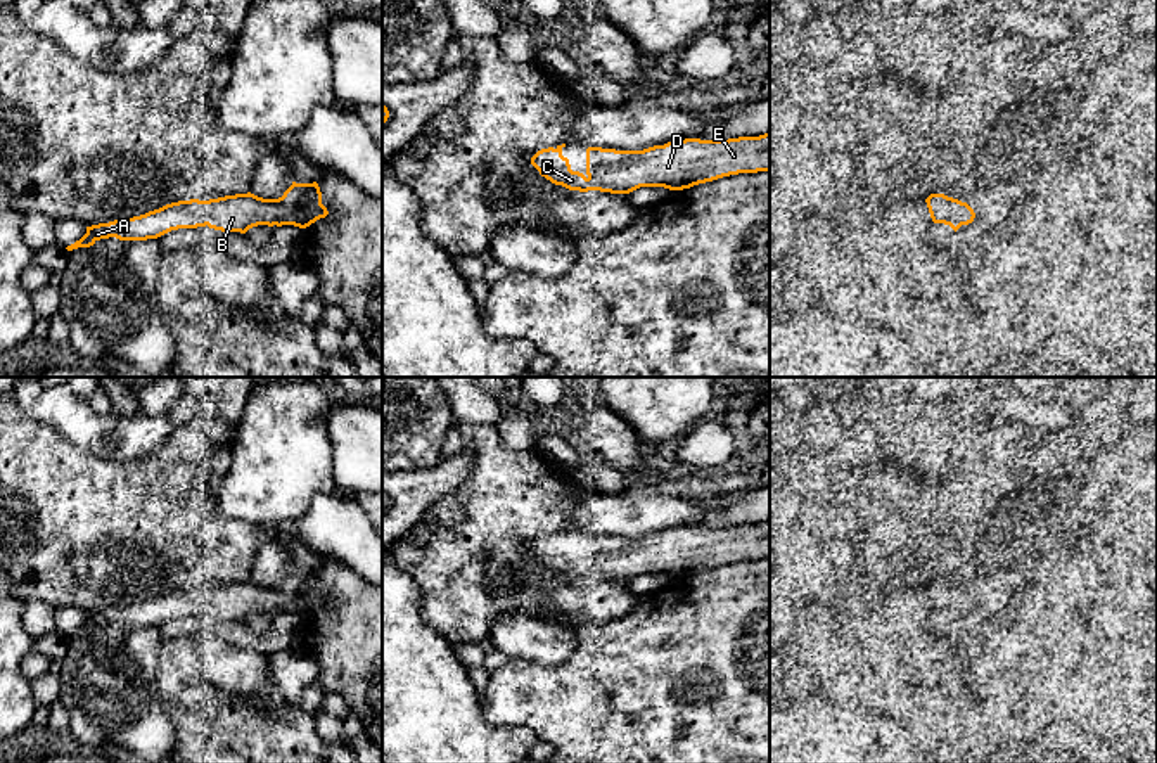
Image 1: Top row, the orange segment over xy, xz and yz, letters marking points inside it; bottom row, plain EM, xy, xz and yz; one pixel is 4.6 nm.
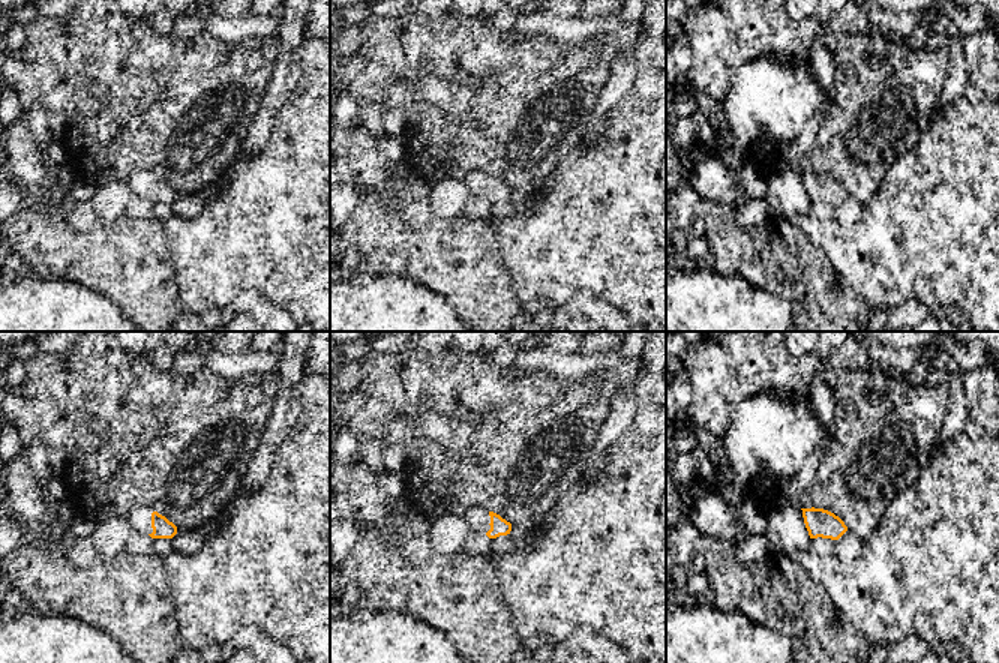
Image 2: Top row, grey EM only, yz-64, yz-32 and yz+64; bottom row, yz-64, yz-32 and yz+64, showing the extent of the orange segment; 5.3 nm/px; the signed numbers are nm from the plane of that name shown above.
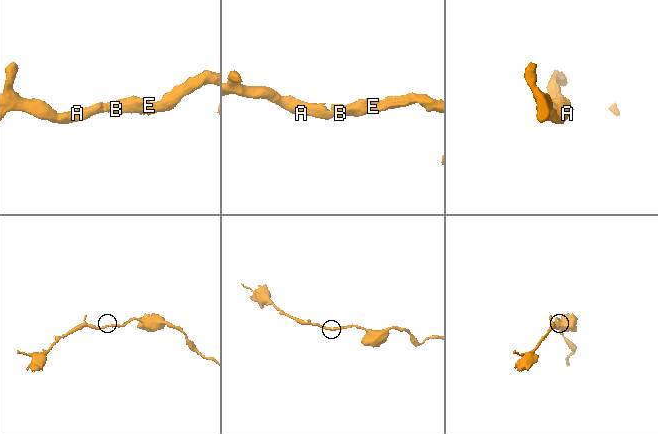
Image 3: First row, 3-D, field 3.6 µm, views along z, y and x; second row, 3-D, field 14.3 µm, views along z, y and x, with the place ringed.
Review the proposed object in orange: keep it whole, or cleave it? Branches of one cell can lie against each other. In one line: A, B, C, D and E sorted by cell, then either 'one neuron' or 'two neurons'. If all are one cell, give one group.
groups A B C D E; one neuron

